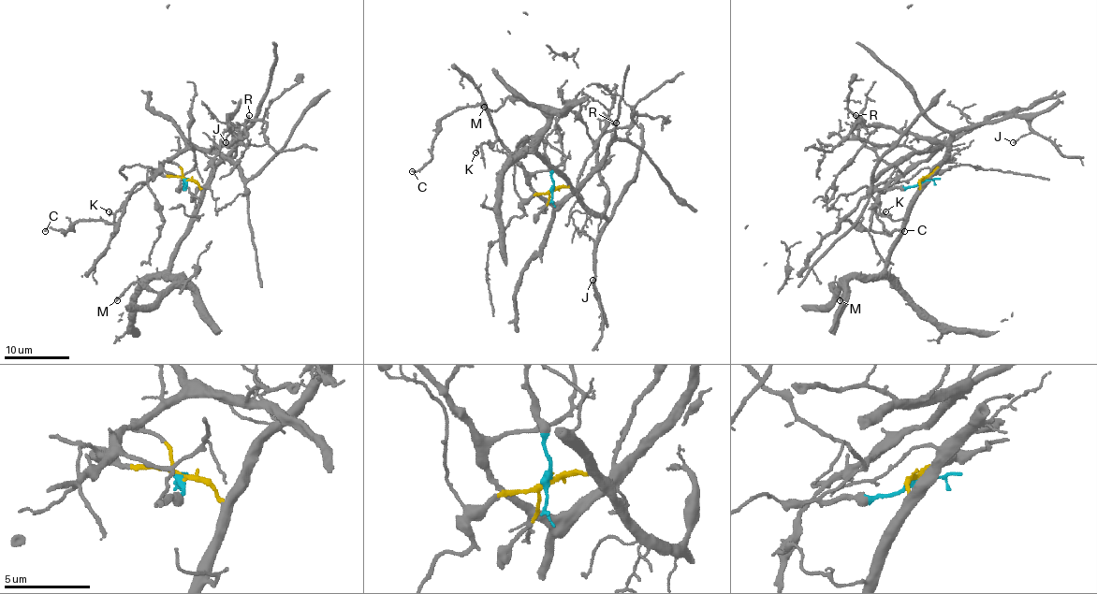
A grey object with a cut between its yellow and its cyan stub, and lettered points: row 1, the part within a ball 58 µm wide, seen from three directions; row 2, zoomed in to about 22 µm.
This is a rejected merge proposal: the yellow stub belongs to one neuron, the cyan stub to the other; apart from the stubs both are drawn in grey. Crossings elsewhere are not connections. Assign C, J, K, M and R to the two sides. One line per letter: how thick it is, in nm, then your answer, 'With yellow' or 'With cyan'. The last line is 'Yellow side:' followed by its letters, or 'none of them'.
C: Thickness 160 nm. With cyan
J: Thickness 110 nm. With yellow
K: Thickness 150 nm. With cyan
M: Thickness 200 nm. With yellow
R: Thickness 180 nm. With cyan
Yellow side: J, M

